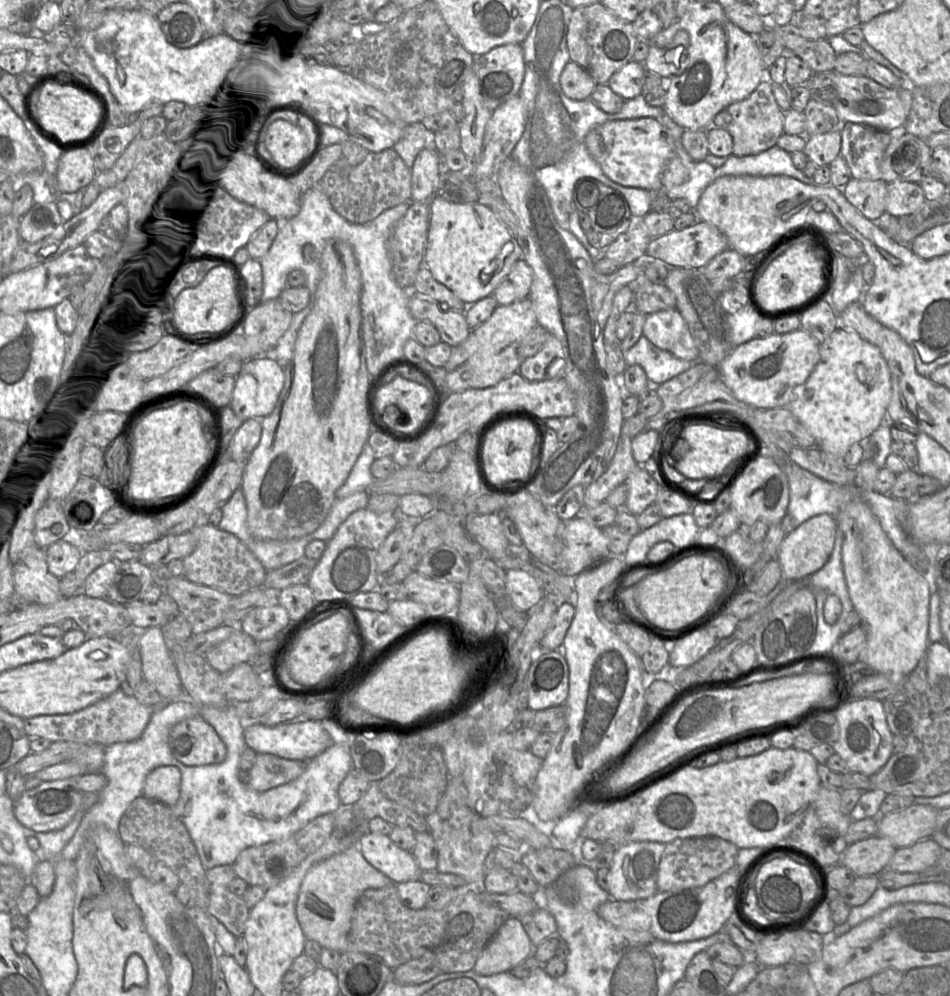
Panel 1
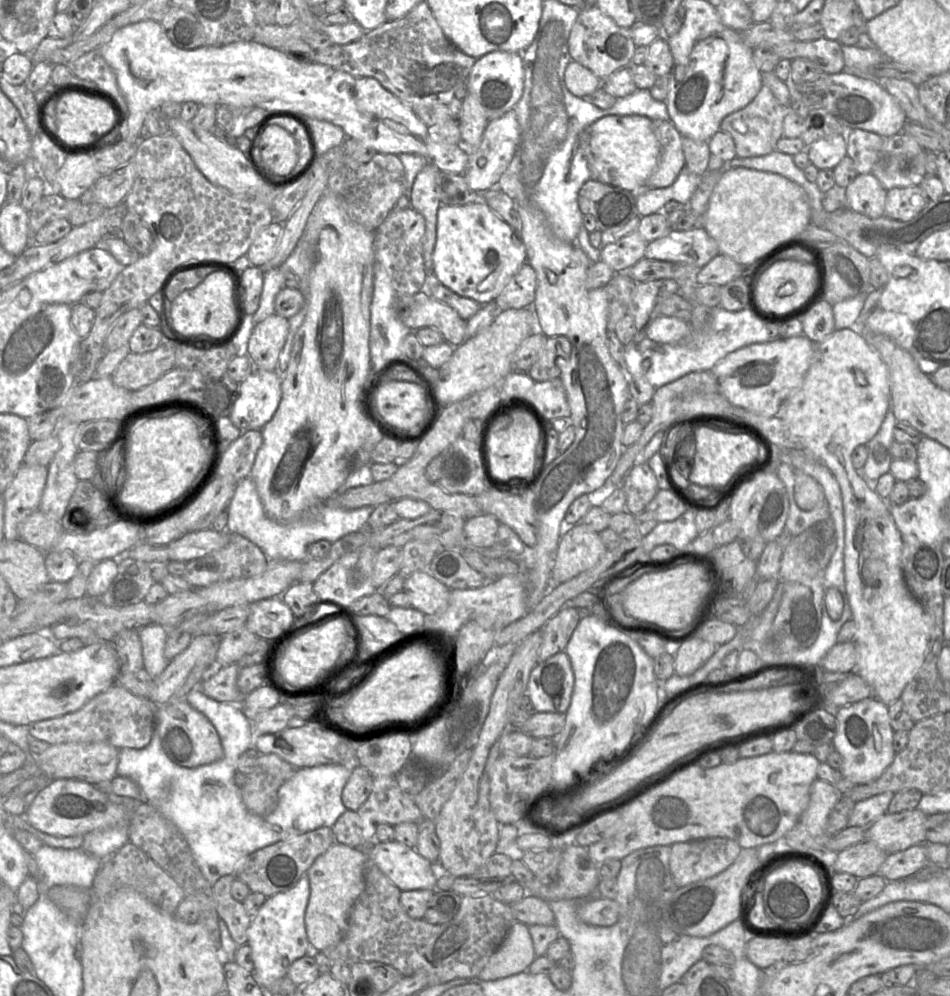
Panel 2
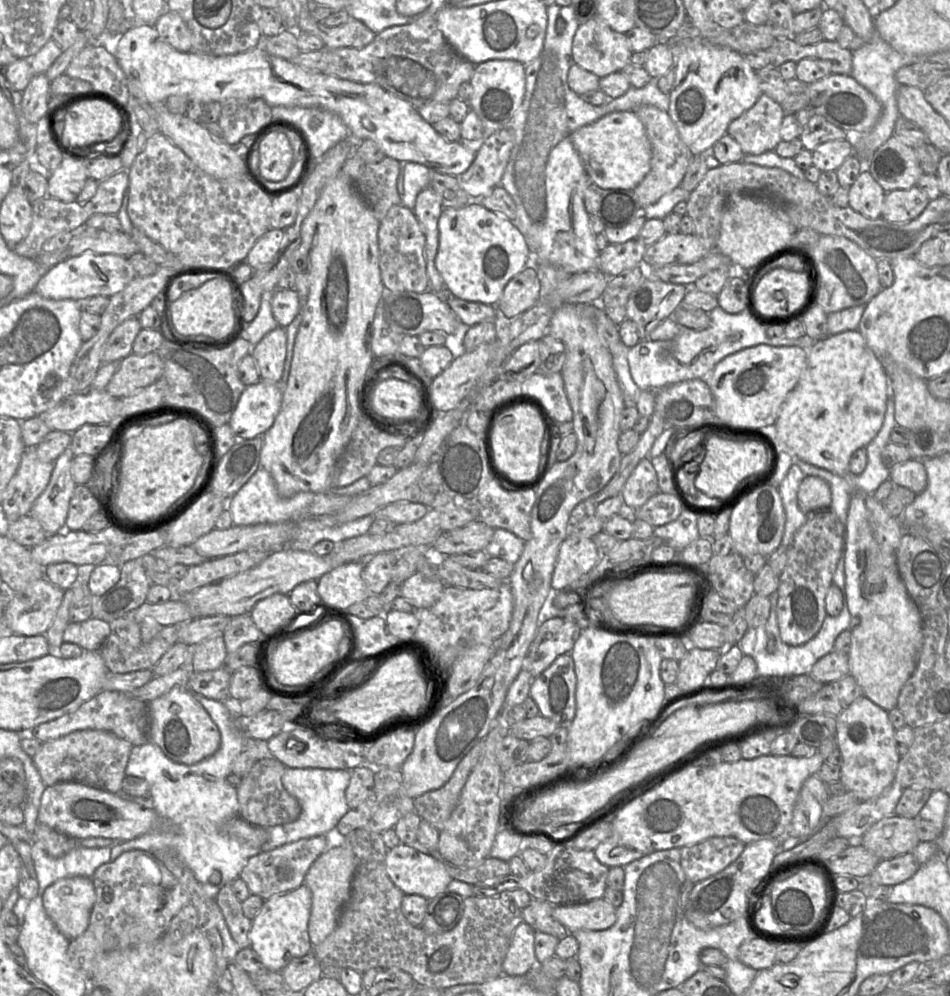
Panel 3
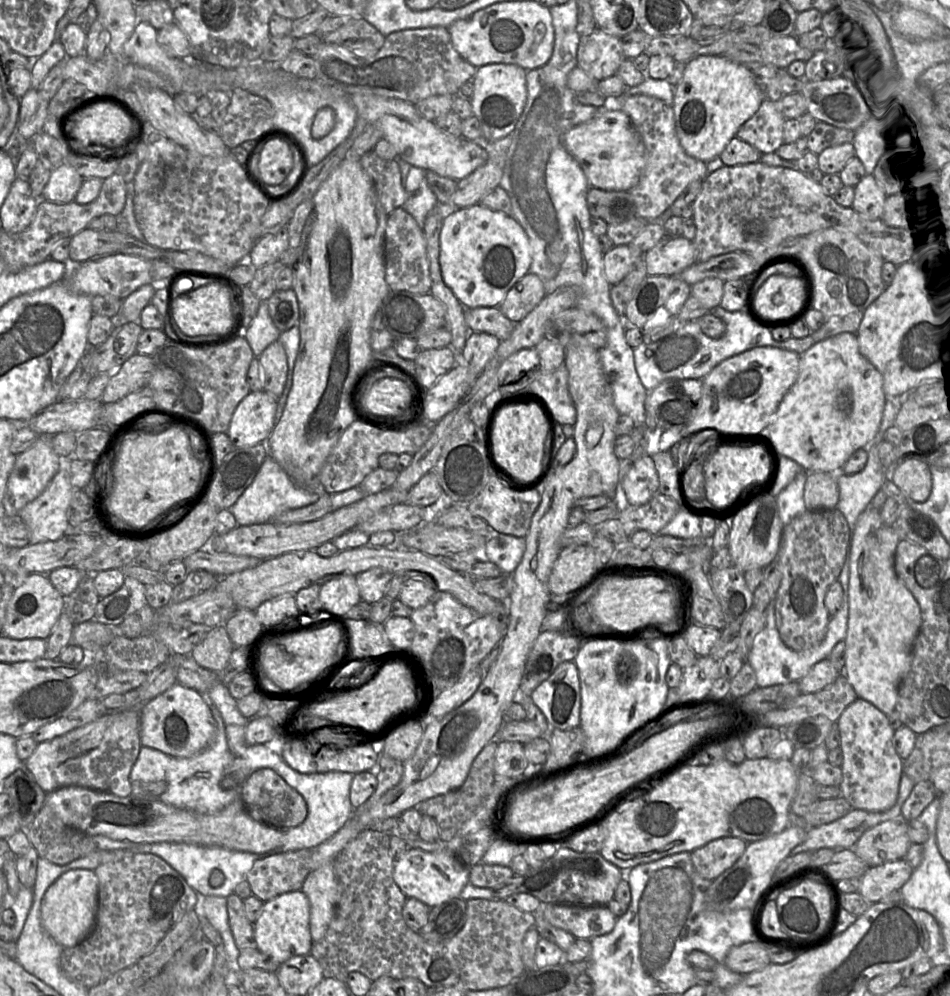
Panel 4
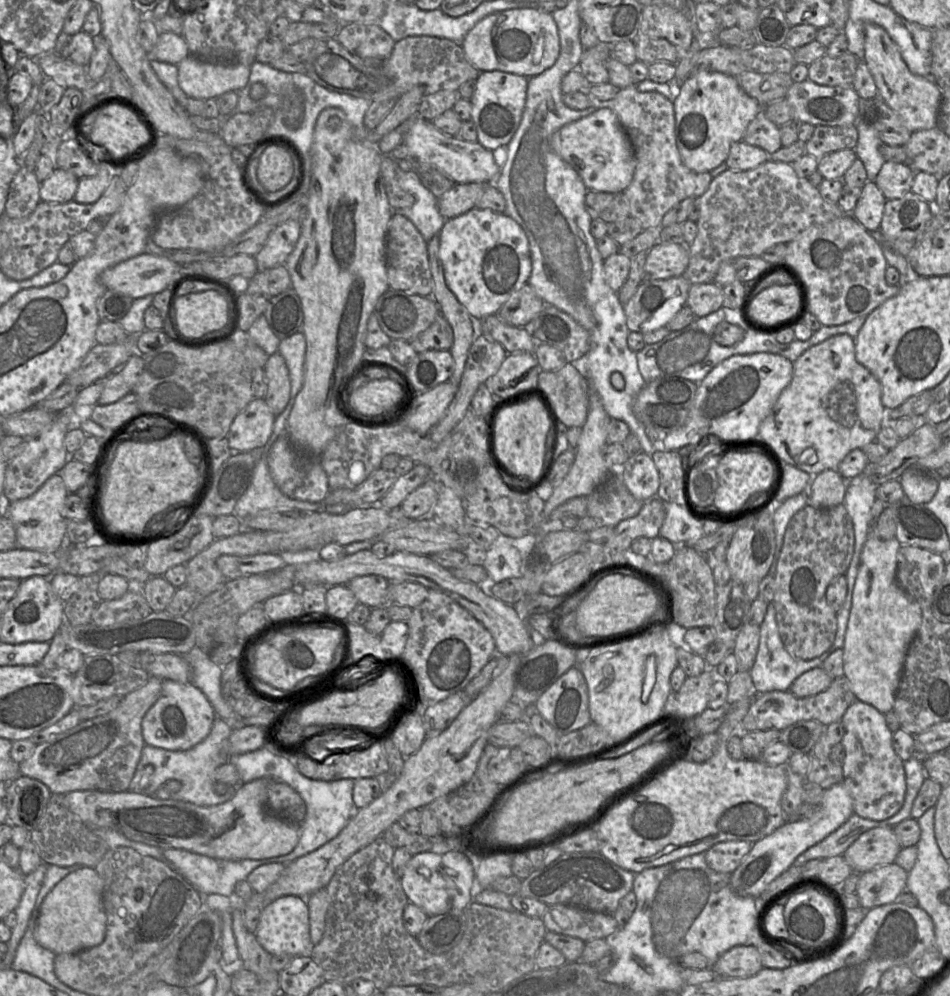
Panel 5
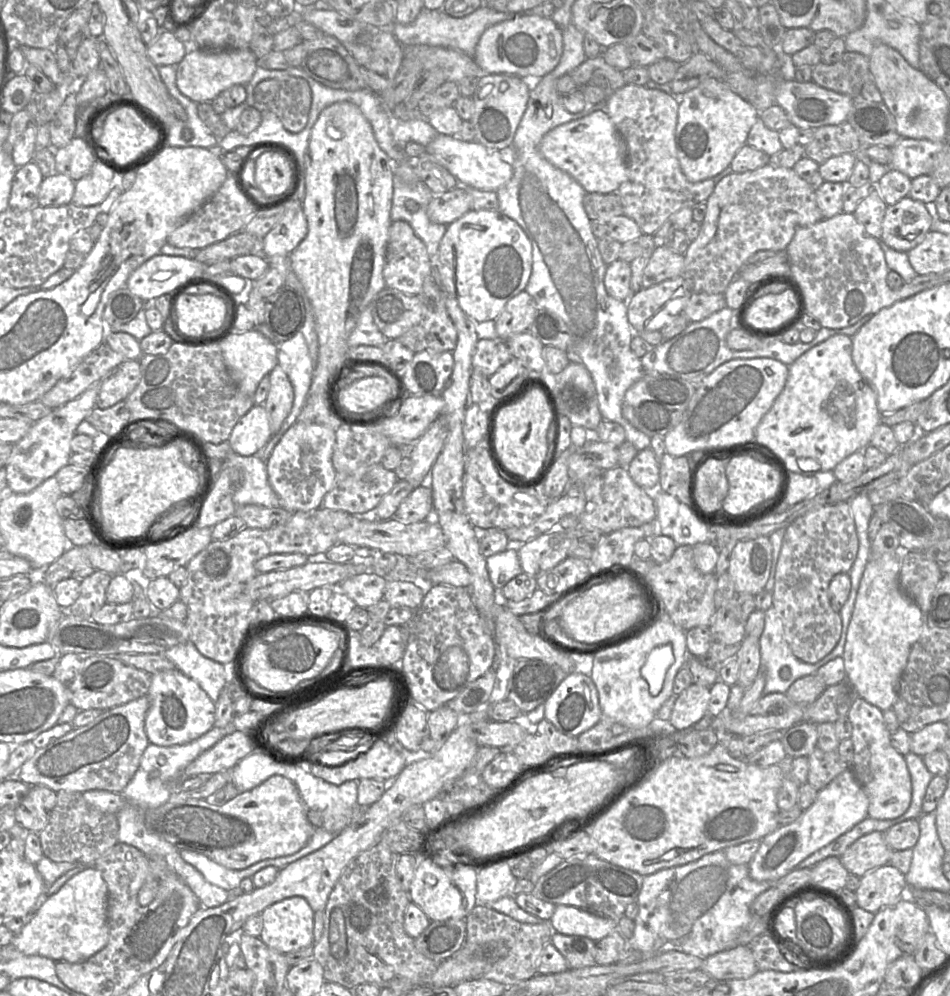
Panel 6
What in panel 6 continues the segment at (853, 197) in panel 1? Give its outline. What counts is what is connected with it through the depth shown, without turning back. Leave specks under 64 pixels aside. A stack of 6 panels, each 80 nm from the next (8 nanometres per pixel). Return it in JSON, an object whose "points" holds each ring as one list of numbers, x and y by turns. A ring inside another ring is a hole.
{"points":[[876,186,869,195,864,198,853,212,855,218,861,223,869,235,881,241,882,222,887,209]]}

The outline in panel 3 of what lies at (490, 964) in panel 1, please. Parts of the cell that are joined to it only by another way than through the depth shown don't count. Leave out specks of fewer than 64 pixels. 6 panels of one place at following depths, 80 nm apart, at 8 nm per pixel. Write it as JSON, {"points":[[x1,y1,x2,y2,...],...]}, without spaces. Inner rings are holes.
{"points":[[525,922,514,930,511,944,502,964,502,975,524,976,536,966,535,931]]}

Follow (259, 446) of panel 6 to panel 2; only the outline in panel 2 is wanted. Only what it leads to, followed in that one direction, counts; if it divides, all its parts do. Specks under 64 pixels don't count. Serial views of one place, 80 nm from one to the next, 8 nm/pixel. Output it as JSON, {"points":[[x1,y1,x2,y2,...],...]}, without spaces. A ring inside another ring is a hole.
{"points":[[254,369,254,371,239,384,238,397,230,413,232,423,241,431,262,430,272,419,281,401,282,376,275,371]]}

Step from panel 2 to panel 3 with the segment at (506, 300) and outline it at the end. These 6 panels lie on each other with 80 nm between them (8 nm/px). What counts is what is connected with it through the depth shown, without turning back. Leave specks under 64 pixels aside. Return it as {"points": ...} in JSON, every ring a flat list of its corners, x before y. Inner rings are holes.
{"points":[[531,262,506,284,496,304,503,319,512,319,533,307,540,298,540,282]]}

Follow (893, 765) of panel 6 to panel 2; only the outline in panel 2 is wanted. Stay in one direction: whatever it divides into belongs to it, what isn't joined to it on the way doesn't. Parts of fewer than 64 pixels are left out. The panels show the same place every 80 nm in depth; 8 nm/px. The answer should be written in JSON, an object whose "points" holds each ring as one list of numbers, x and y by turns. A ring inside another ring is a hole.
{"points":[[875,697,843,706,835,711,836,733,834,749,842,756,841,773,856,785,879,778,896,756,893,747,894,730,890,724,888,706]]}

